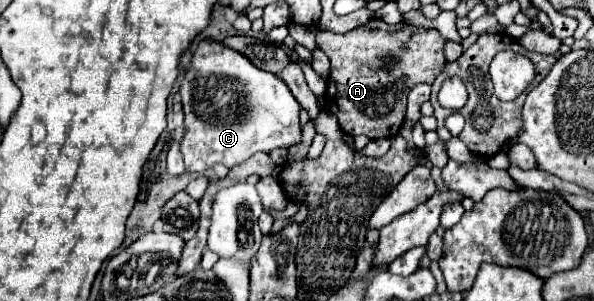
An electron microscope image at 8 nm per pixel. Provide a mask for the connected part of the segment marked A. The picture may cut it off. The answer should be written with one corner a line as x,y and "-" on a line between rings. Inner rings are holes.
371,18
367,24
357,26
345,34
319,32
317,46
331,60
325,106
339,118
341,130
351,136
397,136
405,120
407,94
411,92
411,88
421,82
433,84
433,80
447,64
447,58
443,54
445,38
437,30
411,26
407,22
387,24
379,18
-
403,46
407,46
407,50
403,50
-
387,54
395,58
389,72
387,68
383,68
383,60

